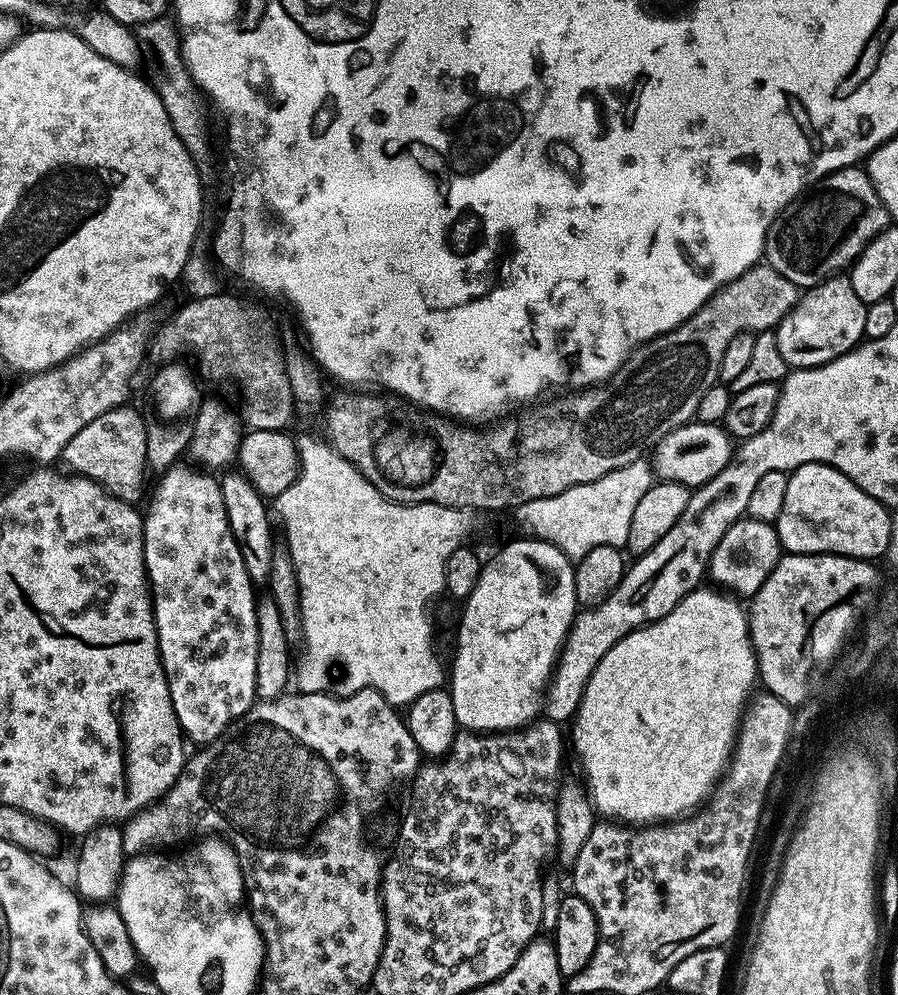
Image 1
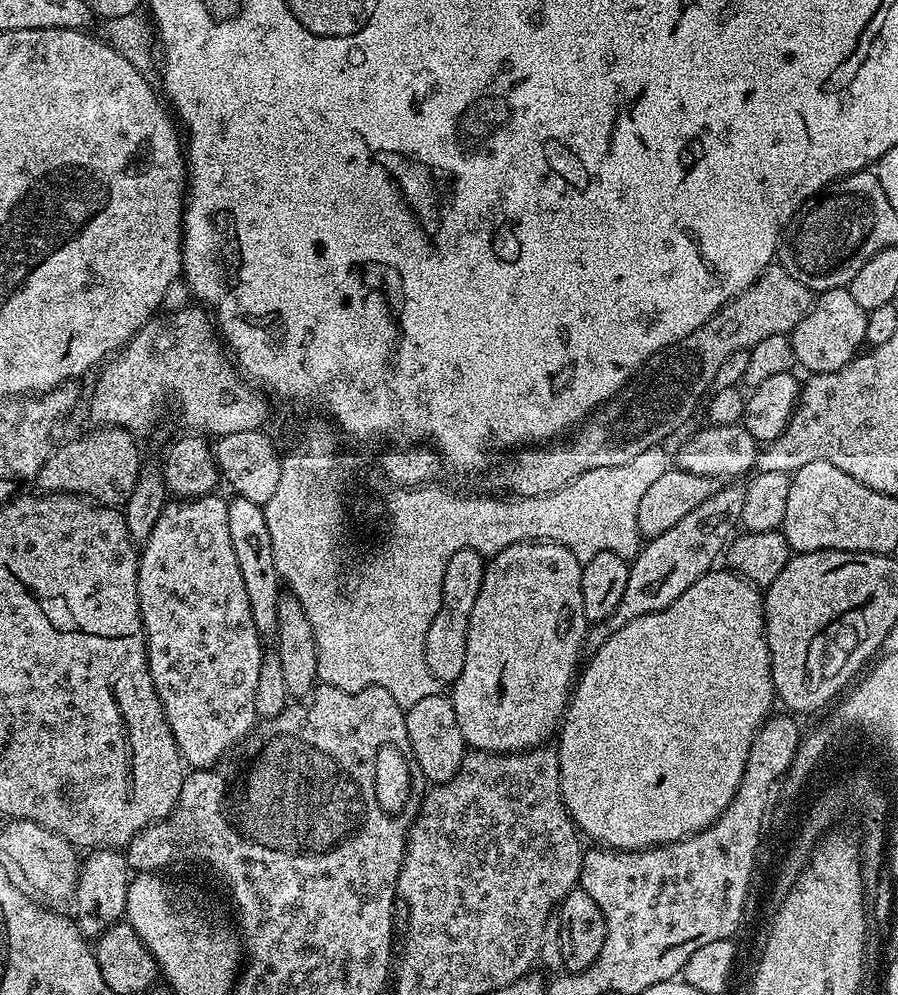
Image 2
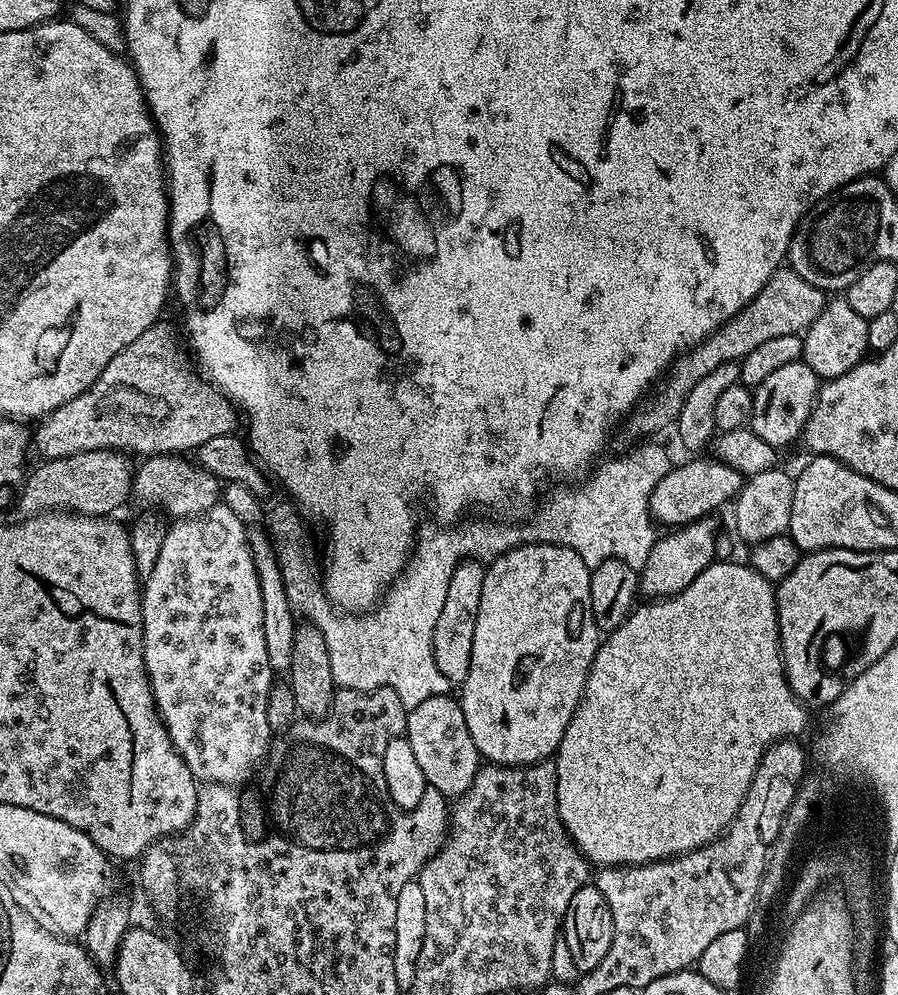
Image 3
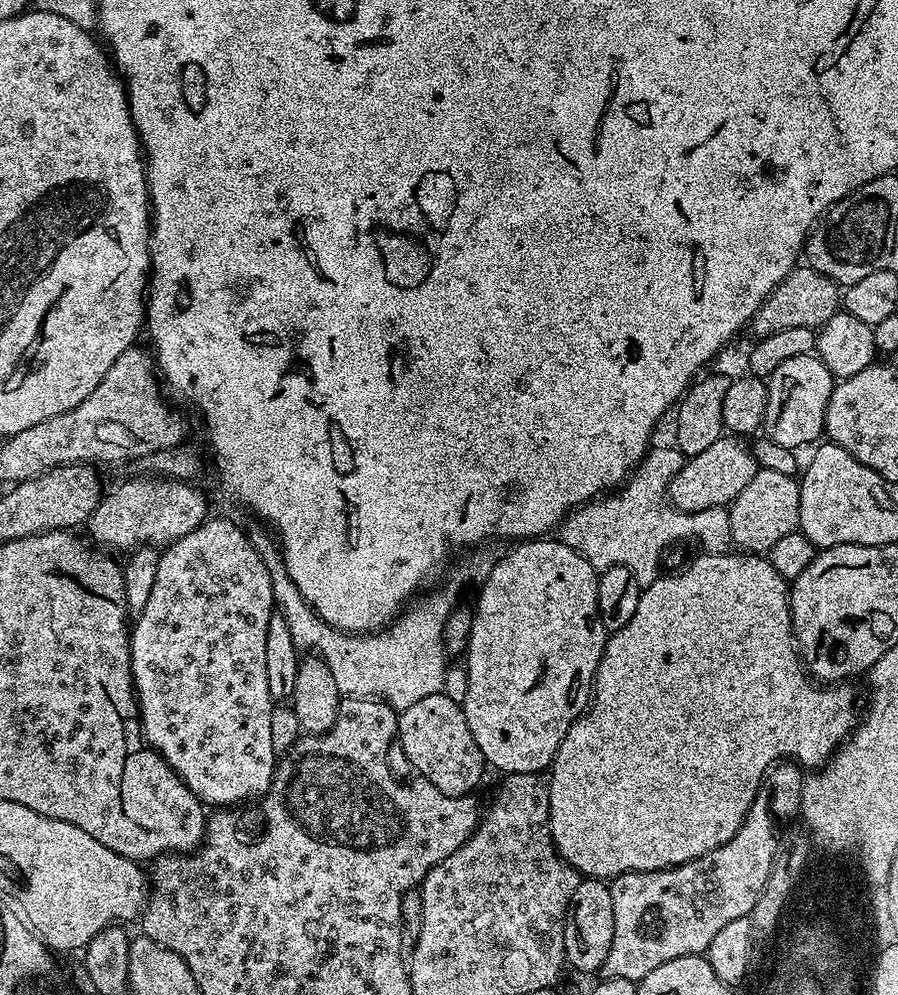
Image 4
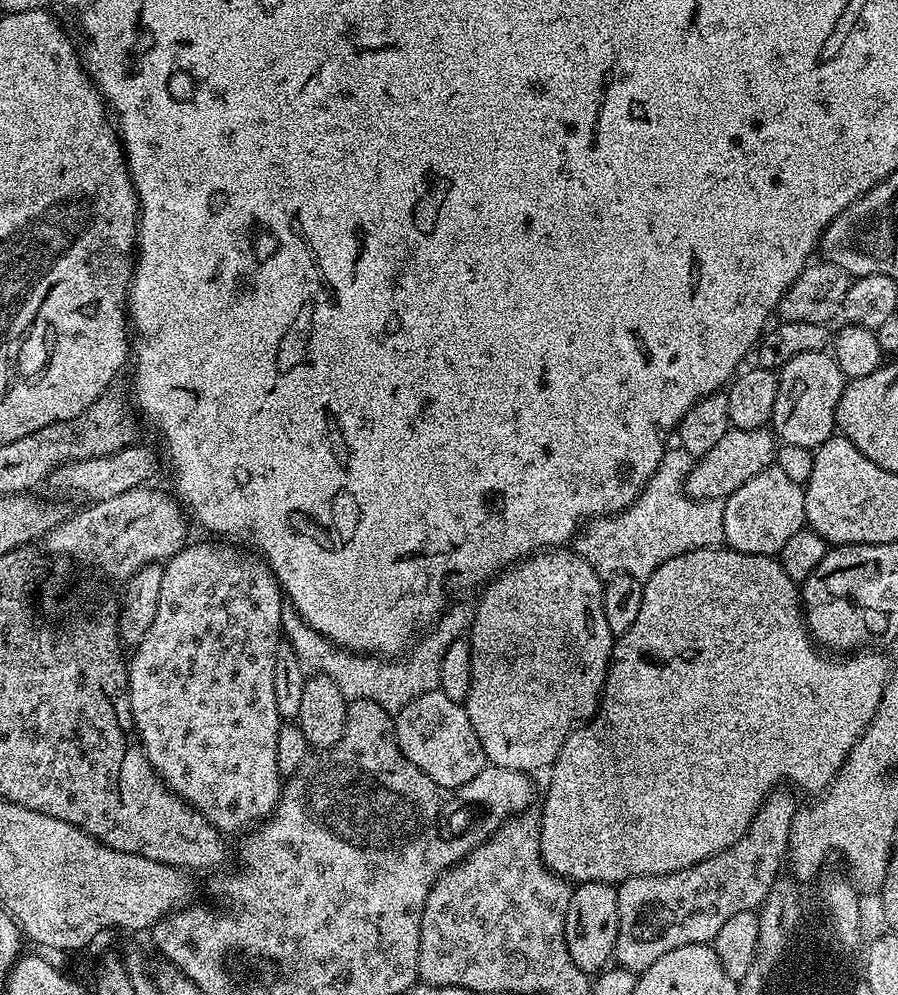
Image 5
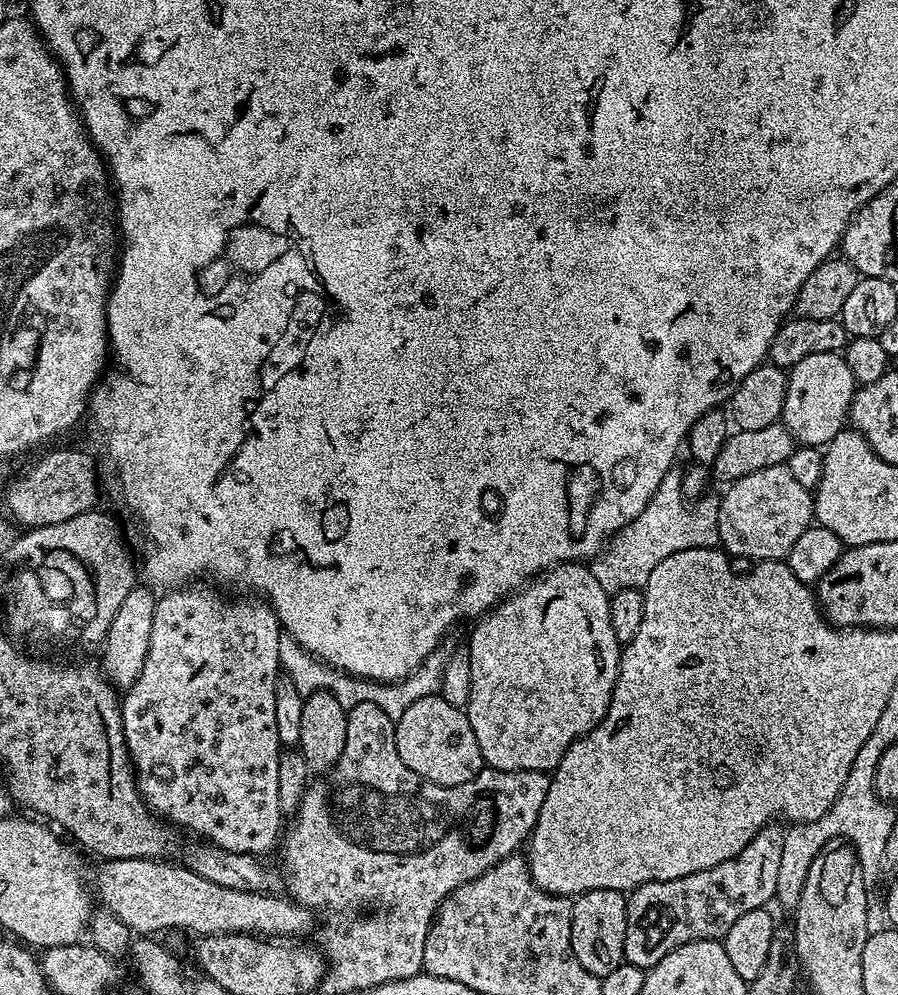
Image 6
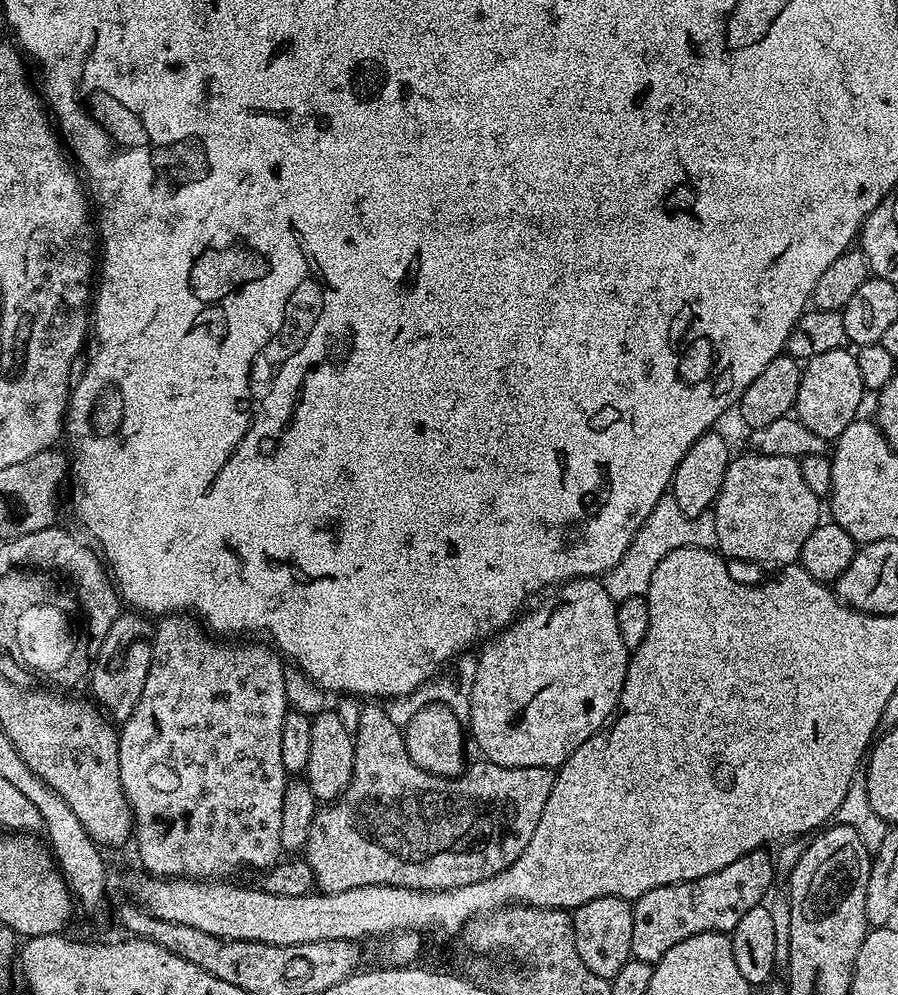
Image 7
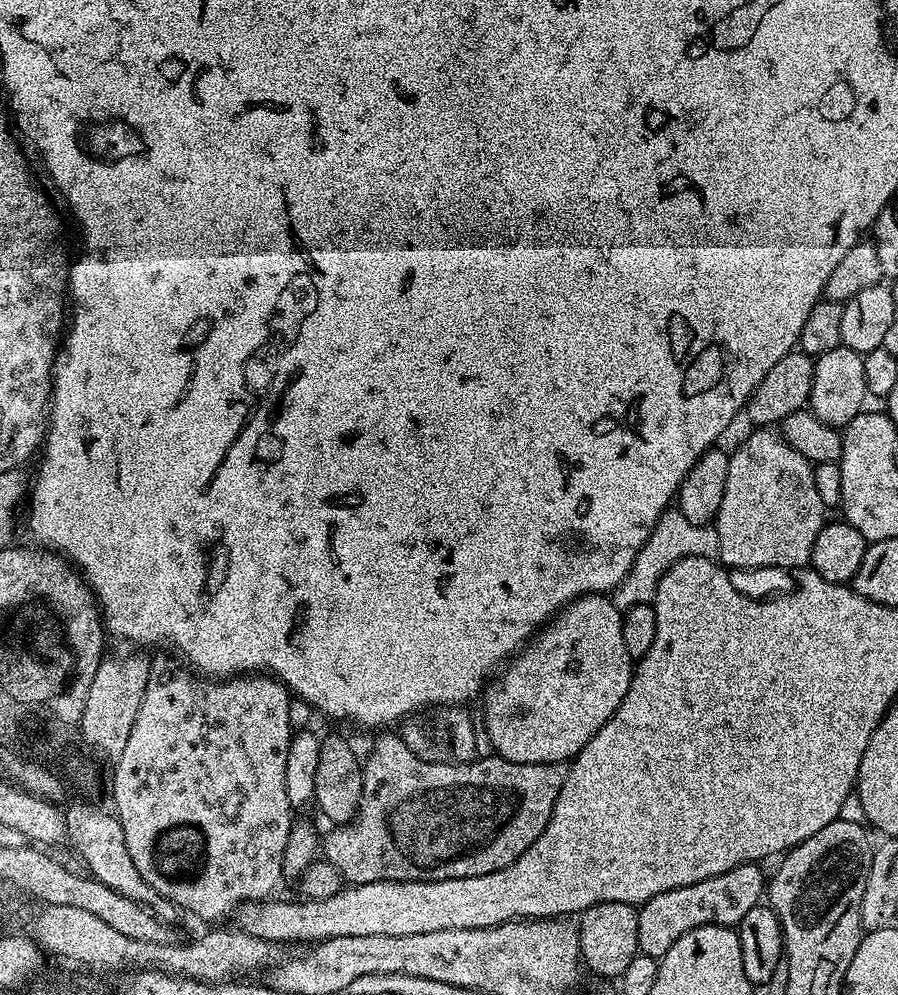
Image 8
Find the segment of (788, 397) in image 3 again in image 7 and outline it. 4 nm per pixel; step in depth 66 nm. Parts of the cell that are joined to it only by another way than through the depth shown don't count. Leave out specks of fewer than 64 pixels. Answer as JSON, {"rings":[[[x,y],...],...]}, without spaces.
{"rings":[[[847,347],[829,350],[827,354],[818,354],[803,365],[800,373],[794,415],[806,426],[806,430],[814,430],[818,438],[826,442],[834,442],[861,415],[860,403],[866,397],[866,389],[862,382],[862,373],[858,370],[855,351]]]}

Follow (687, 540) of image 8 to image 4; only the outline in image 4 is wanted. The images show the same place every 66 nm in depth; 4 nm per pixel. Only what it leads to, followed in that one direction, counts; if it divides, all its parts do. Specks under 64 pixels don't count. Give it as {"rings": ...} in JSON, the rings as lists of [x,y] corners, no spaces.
{"rings":[[[649,447],[644,459],[624,481],[618,494],[589,500],[572,509],[558,525],[558,538],[572,548],[575,555],[586,558],[598,570],[626,566],[641,586],[652,584],[661,575],[660,559],[667,548],[683,540],[701,544],[705,553],[722,556],[733,551],[728,508],[711,508],[697,512],[679,512],[668,498],[672,476],[682,470],[686,457],[679,448]]]}

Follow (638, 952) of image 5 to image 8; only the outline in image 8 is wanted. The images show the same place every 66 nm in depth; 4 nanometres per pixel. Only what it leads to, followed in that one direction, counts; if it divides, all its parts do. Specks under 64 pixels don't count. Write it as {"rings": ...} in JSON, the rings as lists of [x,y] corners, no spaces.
{"rings":[[[753,862],[734,866],[734,870],[726,870],[726,874],[718,874],[714,878],[706,878],[702,882],[694,882],[690,886],[682,886],[674,890],[666,890],[645,904],[639,905],[638,911],[638,946],[645,956],[661,957],[690,930],[707,924],[726,924],[739,926],[742,918],[750,914],[761,903],[766,892],[766,872],[759,863]]]}

